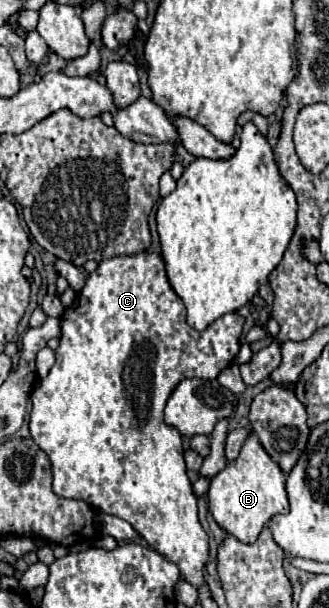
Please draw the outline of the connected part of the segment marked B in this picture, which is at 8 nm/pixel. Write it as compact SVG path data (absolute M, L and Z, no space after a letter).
M252 431L236 461L228 463L210 483L208 489L208 509L214 521L230 535L242 543L254 543L264 529L264 525L278 513L288 511L288 497L284 489L282 469L266 455Z

